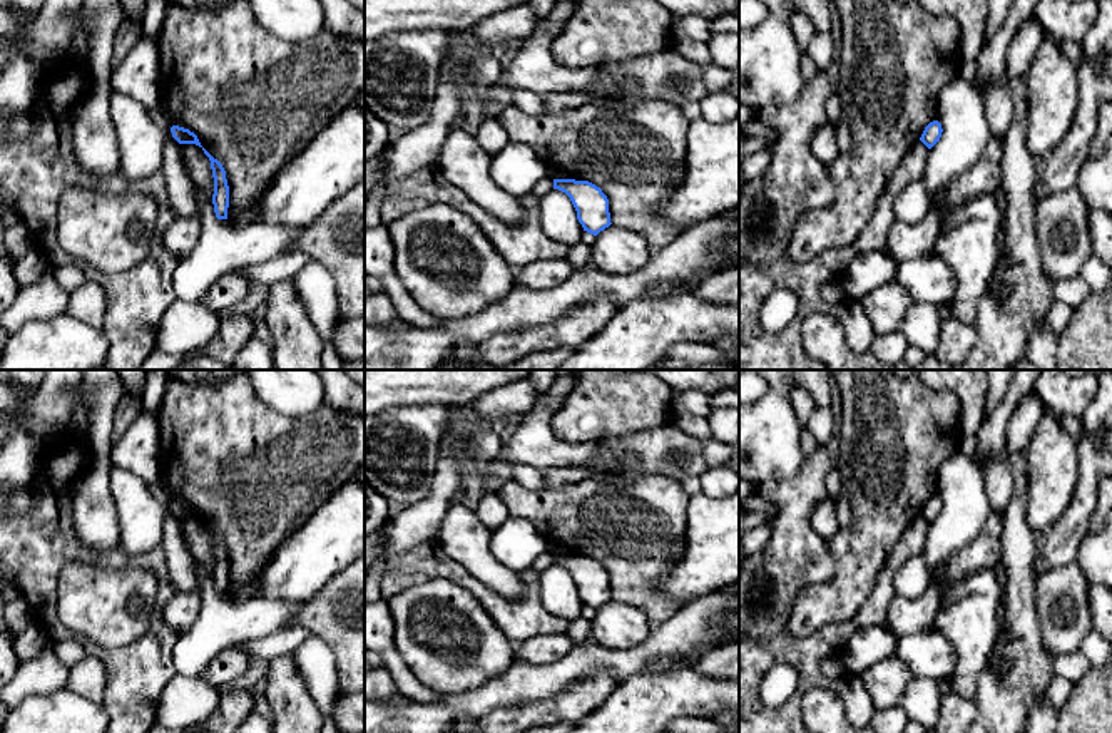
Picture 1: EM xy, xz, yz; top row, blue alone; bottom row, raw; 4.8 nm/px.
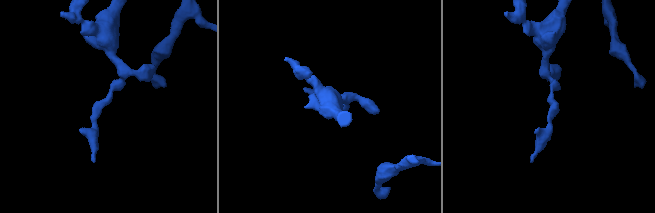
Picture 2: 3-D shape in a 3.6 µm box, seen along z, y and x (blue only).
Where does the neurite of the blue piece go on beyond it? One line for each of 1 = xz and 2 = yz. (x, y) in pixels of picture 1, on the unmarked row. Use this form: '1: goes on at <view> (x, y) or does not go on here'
1: does not go on here
2: does not go on here

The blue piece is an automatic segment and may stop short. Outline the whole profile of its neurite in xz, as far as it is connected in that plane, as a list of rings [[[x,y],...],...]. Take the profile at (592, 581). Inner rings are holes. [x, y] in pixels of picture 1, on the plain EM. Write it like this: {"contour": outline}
{"contour": [[[553,554],[553,564],[570,572],[584,606],[597,611],[612,599],[609,574],[595,559],[575,554]]]}

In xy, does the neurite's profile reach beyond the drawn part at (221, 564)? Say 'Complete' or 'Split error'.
Complete

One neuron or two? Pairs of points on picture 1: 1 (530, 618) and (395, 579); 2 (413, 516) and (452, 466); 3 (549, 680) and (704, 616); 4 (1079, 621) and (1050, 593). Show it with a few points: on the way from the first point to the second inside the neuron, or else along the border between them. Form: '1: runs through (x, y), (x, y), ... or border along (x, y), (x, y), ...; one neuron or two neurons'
1: runs through (497, 606), (453, 571), (428, 569); one neuron
2: runs through (427, 507), (450, 479); one neuron
3: runs through (587, 661), (634, 661), (666, 641); one neuron
4: runs through (1072, 615), (1057, 598); one neuron

